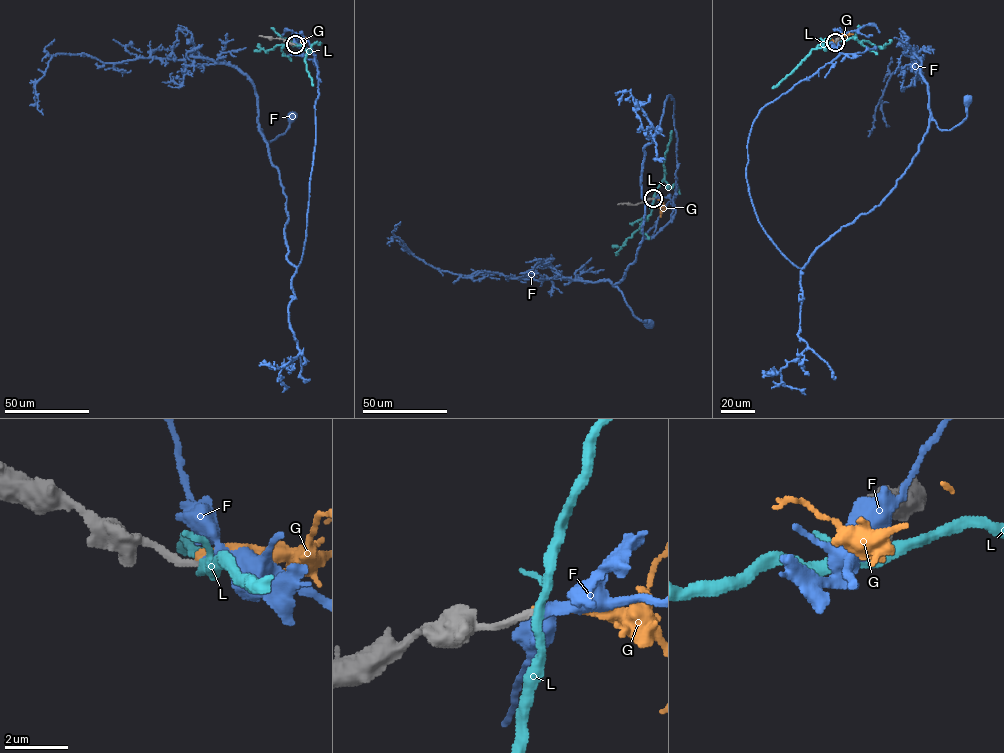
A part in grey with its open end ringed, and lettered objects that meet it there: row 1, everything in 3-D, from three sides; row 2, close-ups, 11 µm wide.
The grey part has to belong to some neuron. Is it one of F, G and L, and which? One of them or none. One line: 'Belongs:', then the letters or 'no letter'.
Belongs: F

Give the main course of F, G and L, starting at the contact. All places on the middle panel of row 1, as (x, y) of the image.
F: (653, 198), (673, 201), (676, 188), (670, 95), (654, 140), (643, 149), (643, 240), (615, 286), (649, 323)
G: (653, 198), (659, 198), (664, 205), (659, 217)
L: (653, 198), (664, 178), (665, 153), (672, 130)

